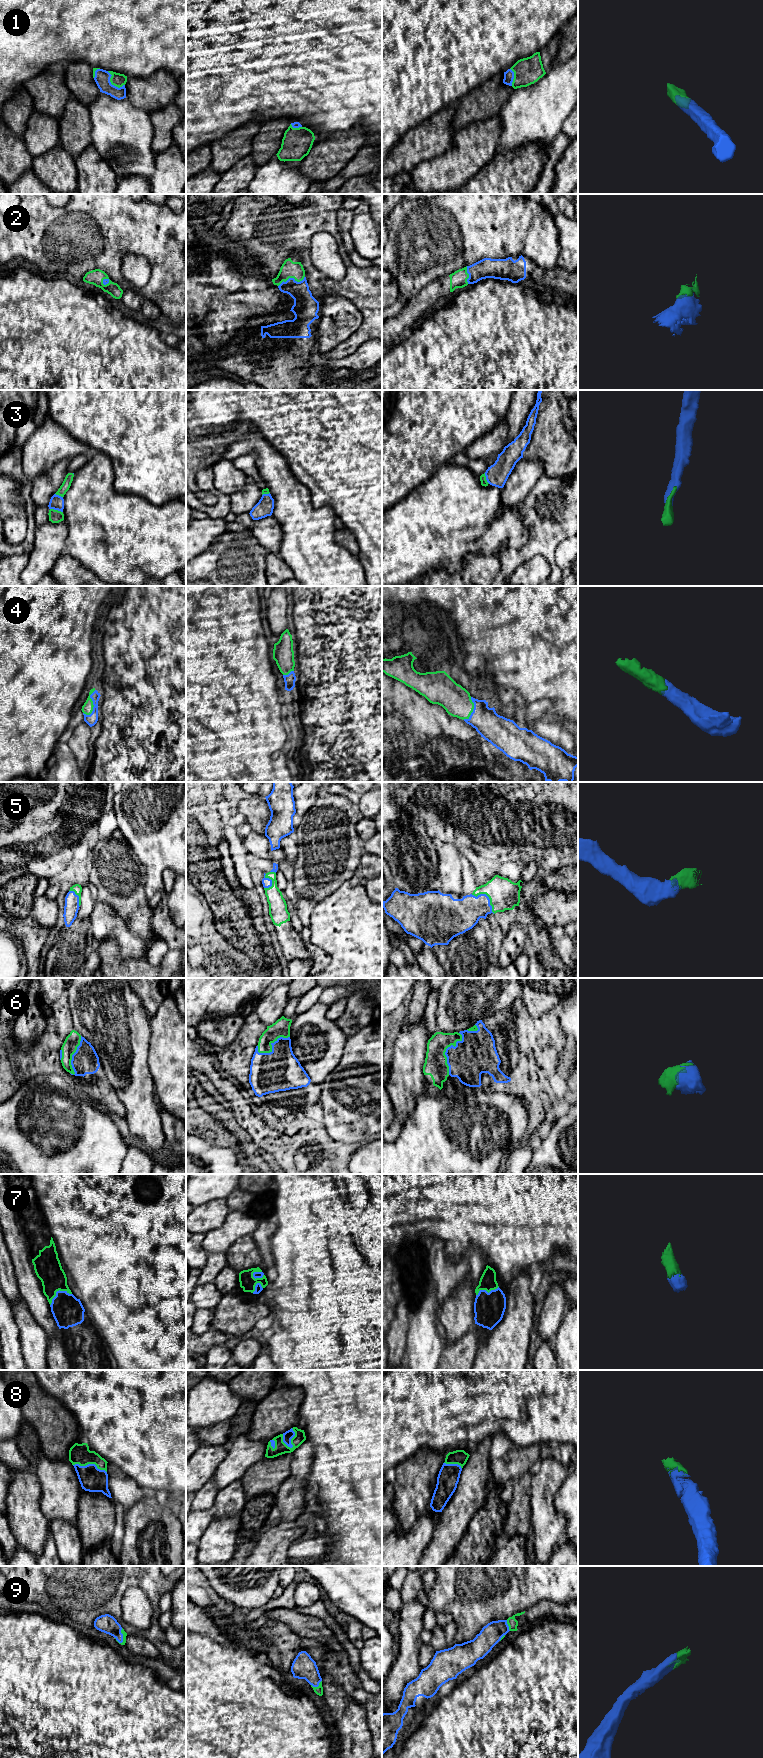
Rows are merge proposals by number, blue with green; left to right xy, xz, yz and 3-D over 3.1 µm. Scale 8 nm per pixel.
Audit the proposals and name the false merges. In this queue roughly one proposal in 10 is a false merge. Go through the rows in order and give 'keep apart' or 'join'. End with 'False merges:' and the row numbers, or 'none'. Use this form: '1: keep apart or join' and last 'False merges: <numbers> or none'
1: join
2: join
3: join
4: join
5: join
6: join
7: join
8: join
9: join
False merges: none

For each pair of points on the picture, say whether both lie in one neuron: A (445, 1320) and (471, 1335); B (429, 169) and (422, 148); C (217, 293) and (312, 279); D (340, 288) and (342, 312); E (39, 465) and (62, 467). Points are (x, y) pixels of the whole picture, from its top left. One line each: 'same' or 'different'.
A: different
B: different
C: different
D: different
E: different

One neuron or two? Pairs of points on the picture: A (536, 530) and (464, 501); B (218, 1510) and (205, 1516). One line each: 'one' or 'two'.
A: two
B: two

